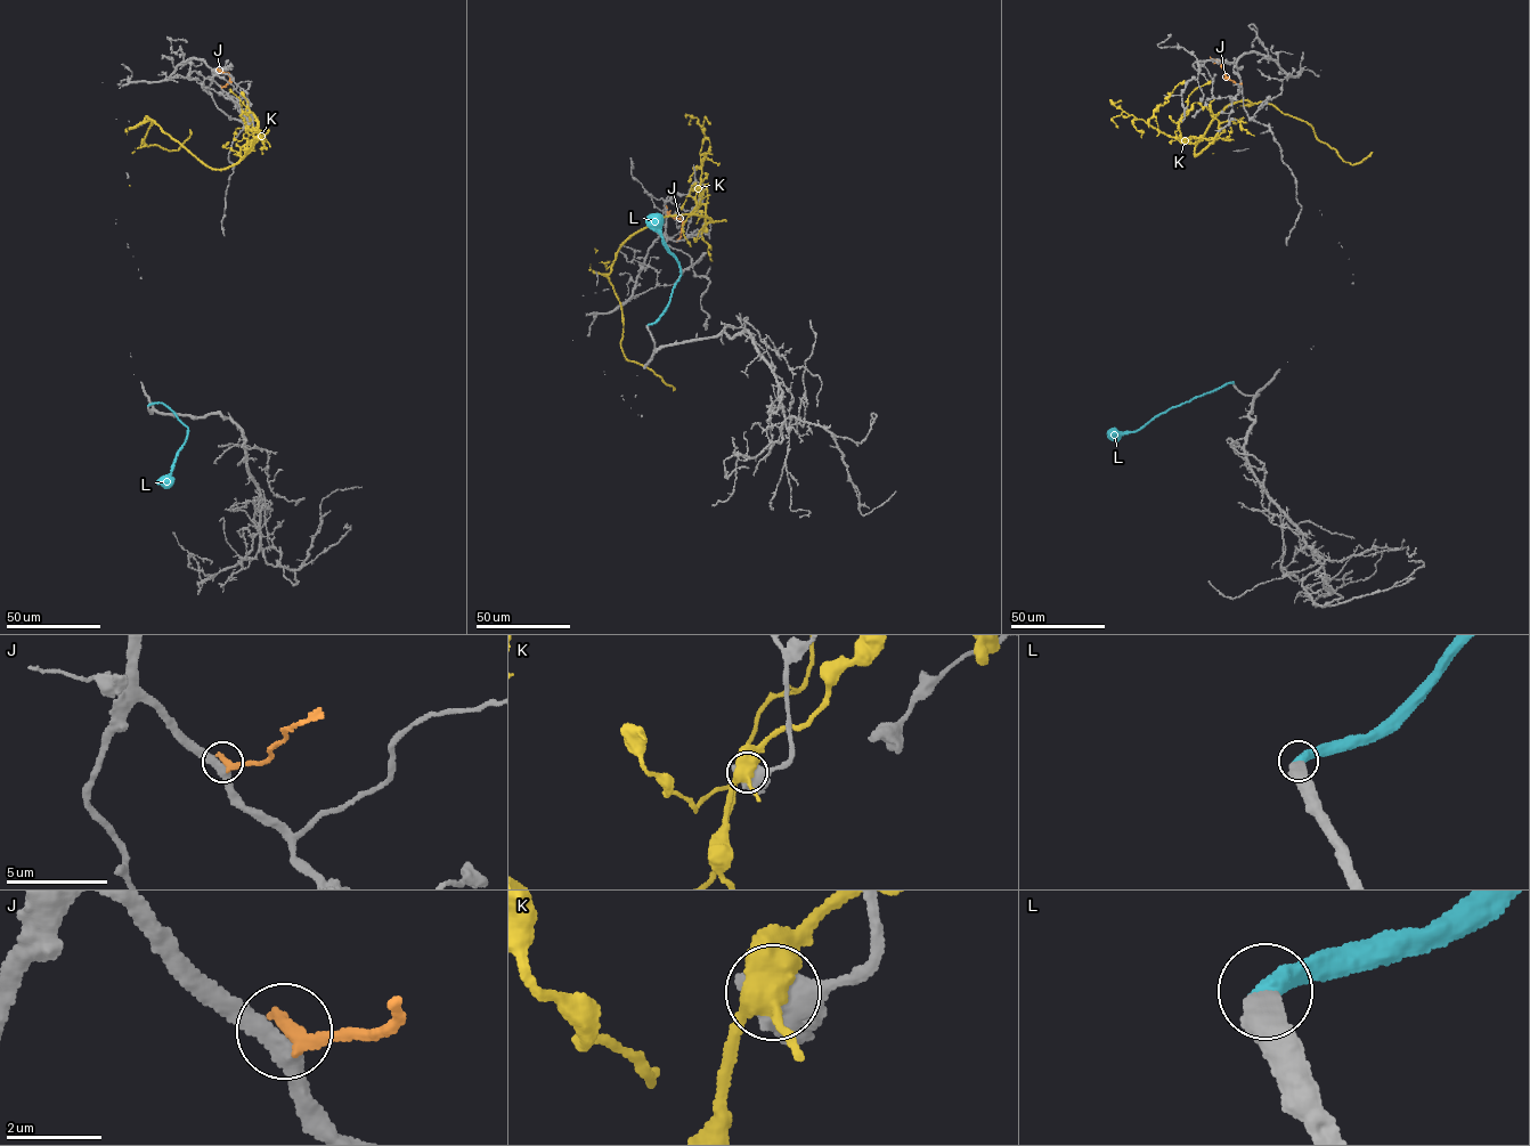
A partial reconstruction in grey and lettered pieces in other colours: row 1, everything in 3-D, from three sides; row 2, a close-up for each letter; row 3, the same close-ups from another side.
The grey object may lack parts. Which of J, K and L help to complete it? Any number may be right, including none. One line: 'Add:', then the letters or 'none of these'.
Add: L

